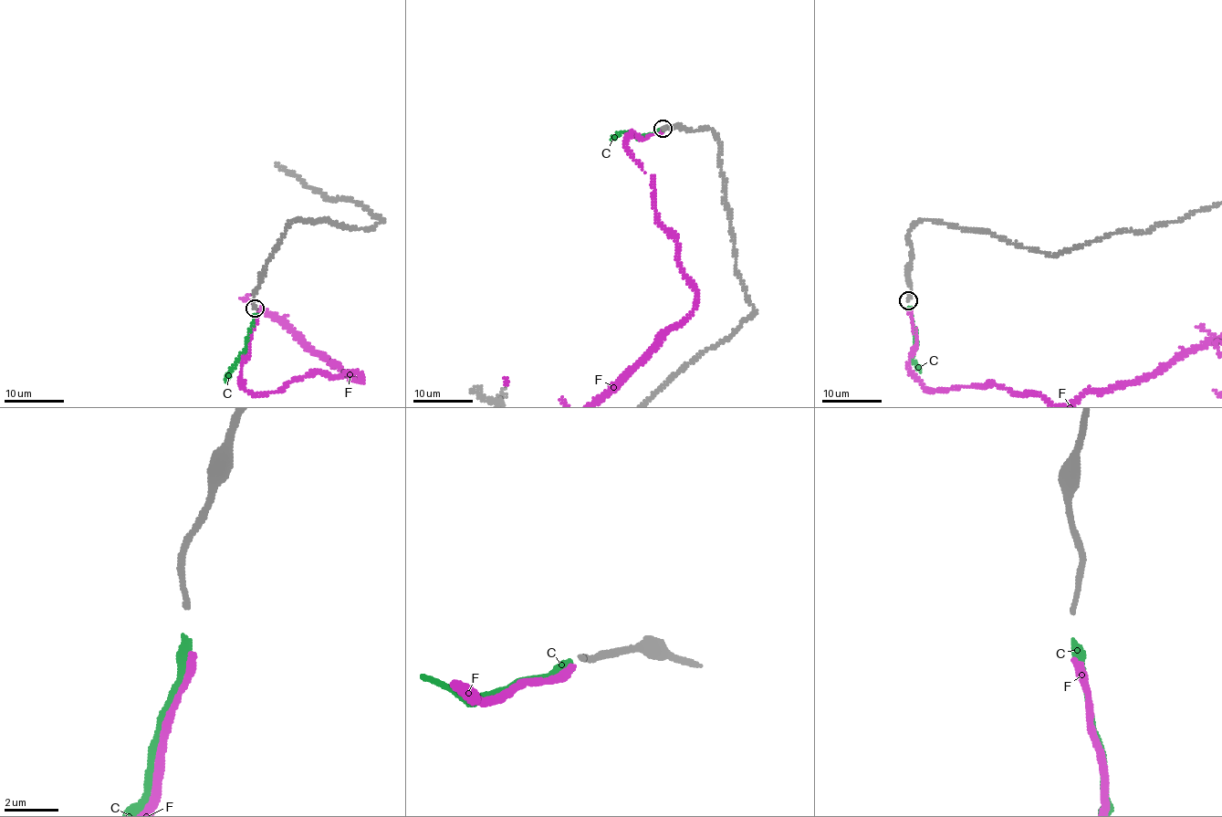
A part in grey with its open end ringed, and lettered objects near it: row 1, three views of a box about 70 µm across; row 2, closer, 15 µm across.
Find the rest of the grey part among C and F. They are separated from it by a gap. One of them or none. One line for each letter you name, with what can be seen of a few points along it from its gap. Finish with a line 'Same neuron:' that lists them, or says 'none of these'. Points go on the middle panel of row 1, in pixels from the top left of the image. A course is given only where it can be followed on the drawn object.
C: course (661, 130), (639, 137), (626, 132), (620, 133), (611, 138)
Same neuron: C

